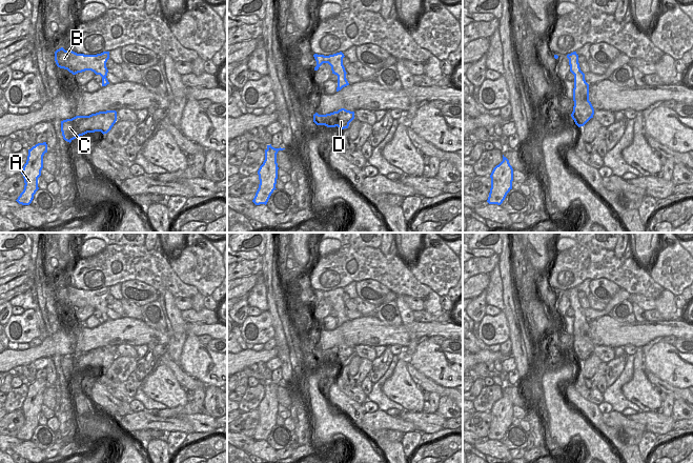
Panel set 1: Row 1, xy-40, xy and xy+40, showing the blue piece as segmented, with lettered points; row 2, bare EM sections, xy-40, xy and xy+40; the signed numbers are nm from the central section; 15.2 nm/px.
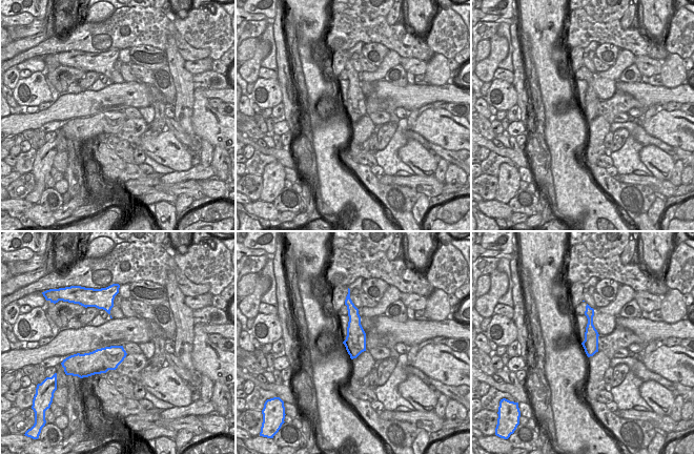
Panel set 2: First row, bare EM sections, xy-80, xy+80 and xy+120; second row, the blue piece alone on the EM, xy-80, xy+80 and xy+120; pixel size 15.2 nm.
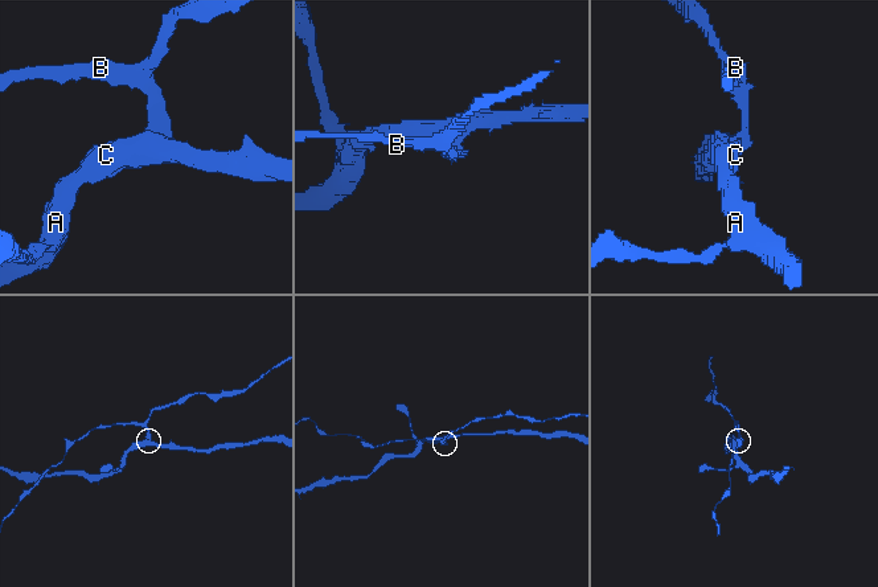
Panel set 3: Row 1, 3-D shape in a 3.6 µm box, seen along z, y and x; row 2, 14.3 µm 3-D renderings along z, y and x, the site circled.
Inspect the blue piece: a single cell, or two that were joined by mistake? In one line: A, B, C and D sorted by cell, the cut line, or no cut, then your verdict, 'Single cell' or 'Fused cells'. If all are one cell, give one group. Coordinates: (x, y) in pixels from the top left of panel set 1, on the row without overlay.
Groups: A C D / B. Split along xy (345, 306), (338, 313). Fused cells.

